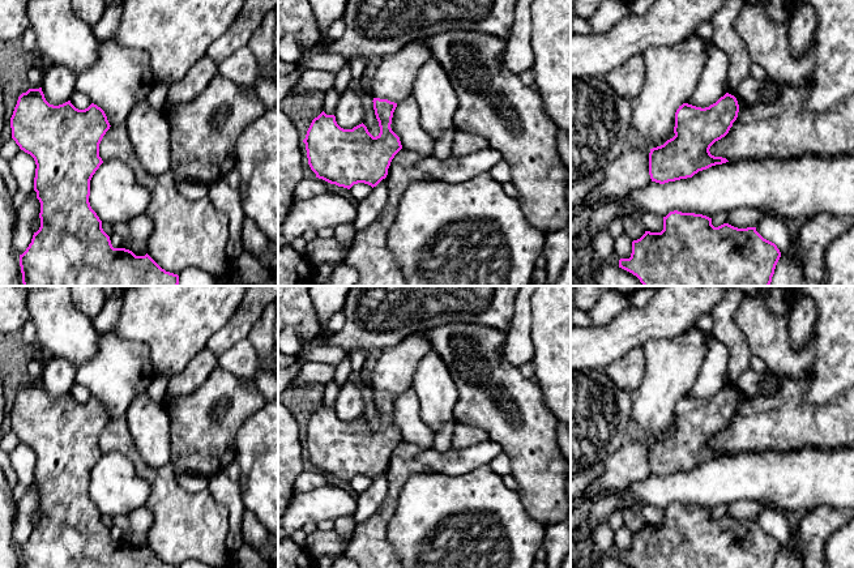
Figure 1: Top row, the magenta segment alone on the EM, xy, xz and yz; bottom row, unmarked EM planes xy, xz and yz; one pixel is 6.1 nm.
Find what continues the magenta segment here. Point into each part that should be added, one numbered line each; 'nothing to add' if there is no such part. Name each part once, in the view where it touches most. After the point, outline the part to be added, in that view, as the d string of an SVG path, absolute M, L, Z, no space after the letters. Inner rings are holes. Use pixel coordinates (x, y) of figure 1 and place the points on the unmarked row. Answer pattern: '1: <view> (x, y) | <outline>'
nothing to add

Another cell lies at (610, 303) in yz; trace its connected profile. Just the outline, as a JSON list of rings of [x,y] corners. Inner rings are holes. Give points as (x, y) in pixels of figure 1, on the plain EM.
[[[605,290],[595,304],[586,311],[592,323],[598,326],[609,325],[619,313],[629,308],[631,303],[615,290]]]

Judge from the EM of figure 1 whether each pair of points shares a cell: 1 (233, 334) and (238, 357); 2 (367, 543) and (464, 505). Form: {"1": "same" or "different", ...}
{"1": "different", "2": "different"}

